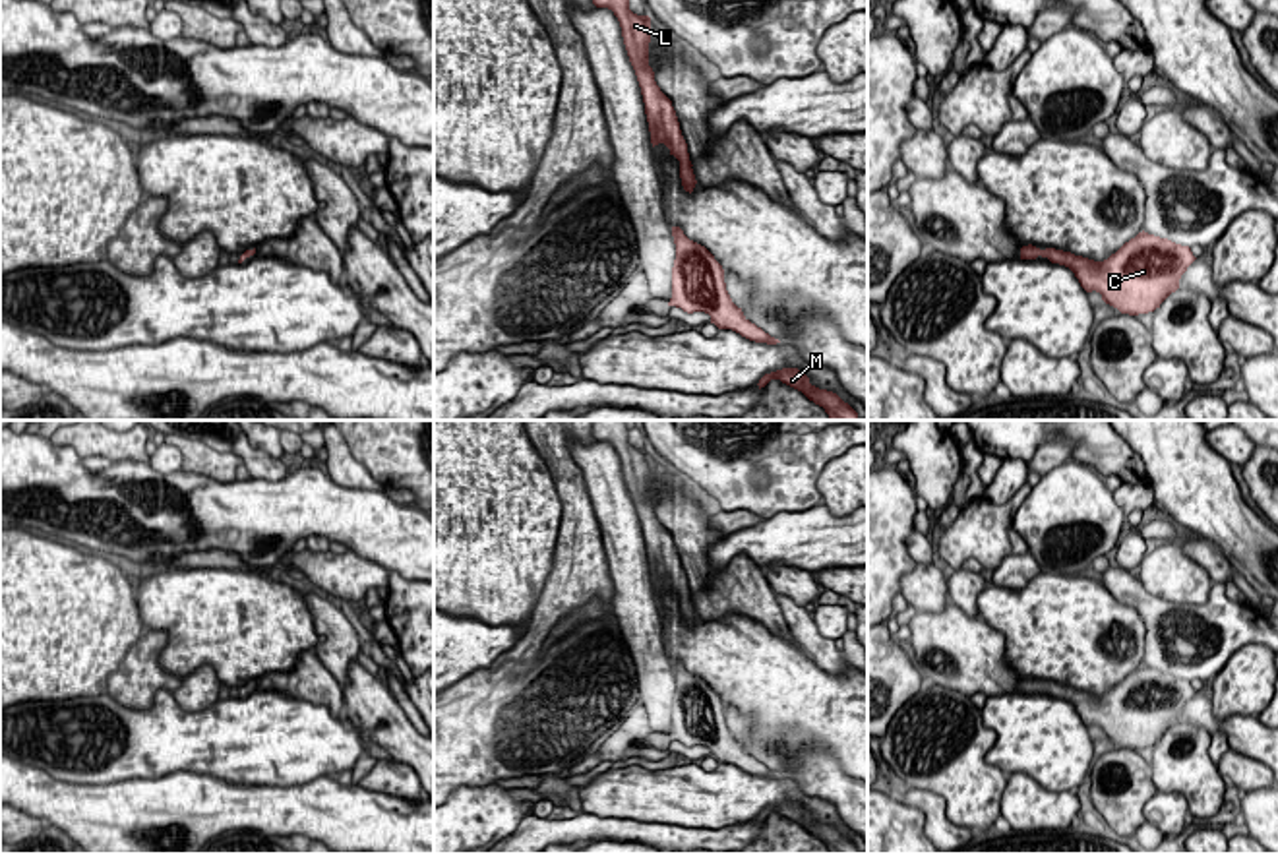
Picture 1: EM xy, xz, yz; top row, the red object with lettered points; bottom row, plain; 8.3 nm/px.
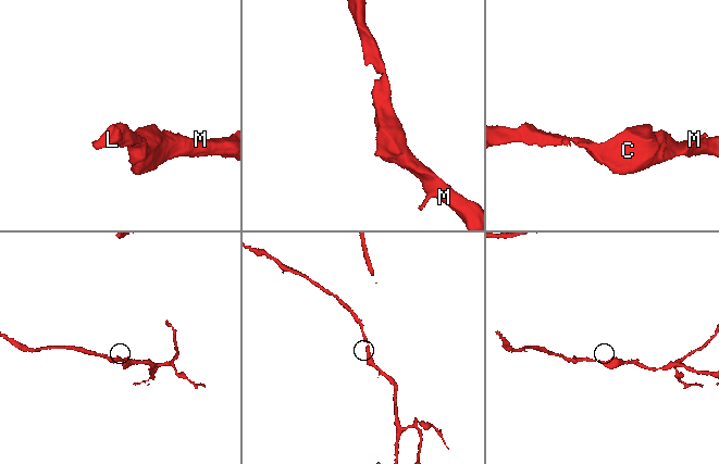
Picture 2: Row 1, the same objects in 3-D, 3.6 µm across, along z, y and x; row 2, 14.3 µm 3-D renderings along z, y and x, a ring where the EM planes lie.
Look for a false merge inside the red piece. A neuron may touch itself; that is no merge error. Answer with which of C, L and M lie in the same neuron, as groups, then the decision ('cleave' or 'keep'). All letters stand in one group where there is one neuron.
groups C L M; keep

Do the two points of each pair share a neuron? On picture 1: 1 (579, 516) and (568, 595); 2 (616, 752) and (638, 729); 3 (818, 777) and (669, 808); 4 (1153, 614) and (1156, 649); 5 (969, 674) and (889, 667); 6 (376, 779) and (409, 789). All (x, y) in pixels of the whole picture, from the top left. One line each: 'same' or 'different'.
1: same
2: same
3: different
4: same
5: different
6: same

